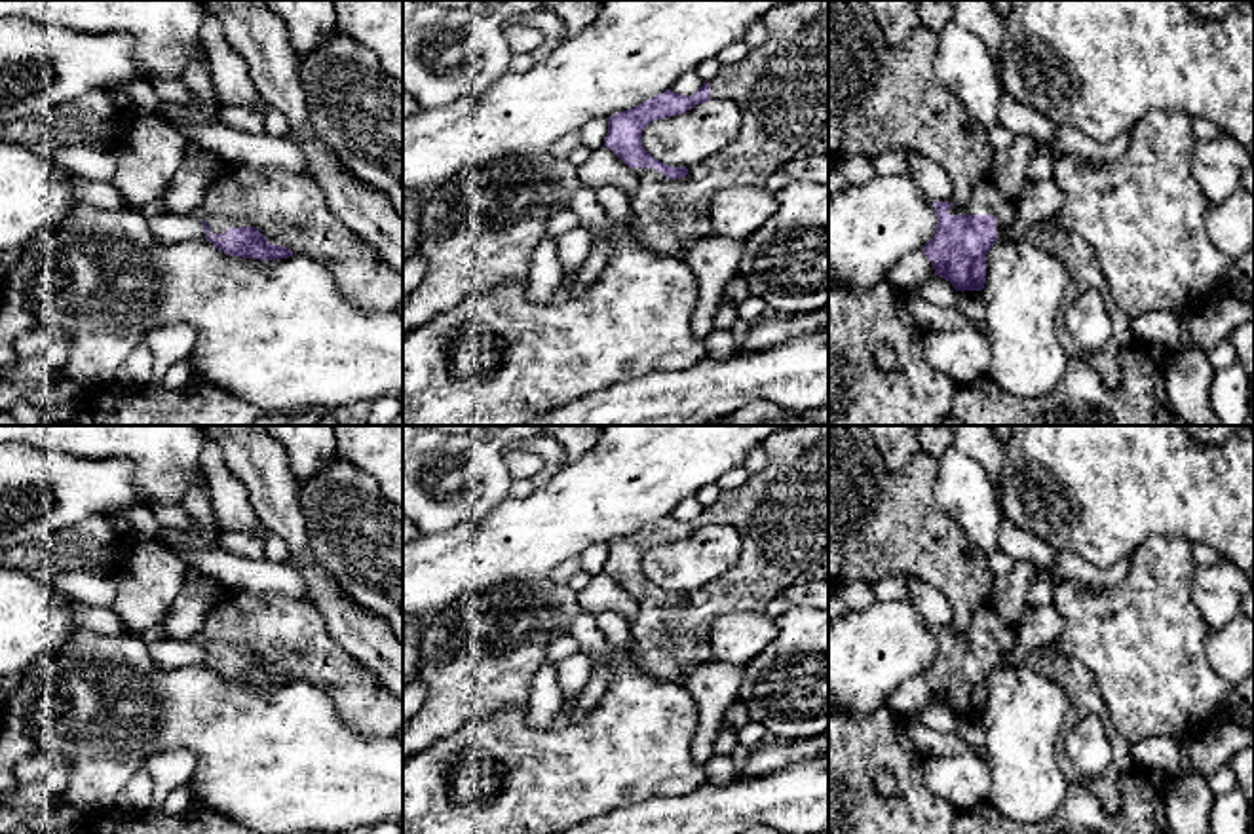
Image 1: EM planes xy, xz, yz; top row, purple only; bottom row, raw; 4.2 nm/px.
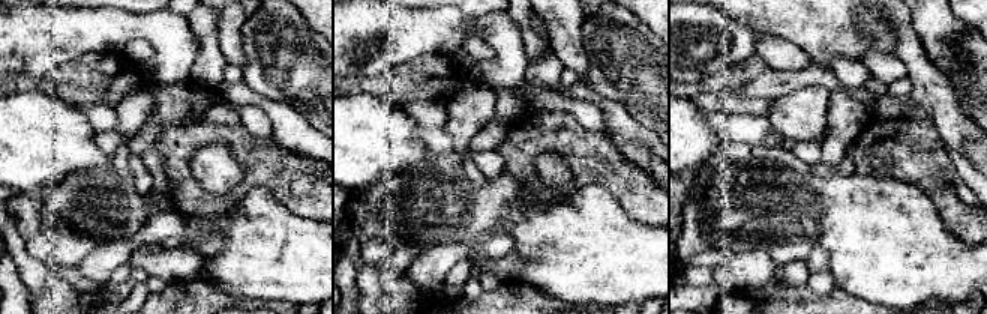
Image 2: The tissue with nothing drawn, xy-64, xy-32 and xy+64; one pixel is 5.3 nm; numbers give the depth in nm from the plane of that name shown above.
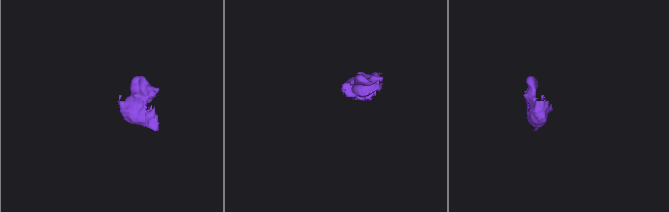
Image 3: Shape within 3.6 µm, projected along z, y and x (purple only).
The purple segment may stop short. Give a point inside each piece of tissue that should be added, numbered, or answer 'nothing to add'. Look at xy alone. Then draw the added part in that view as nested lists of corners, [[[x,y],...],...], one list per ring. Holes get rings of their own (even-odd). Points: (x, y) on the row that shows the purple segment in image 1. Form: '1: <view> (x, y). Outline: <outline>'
1: xy (291, 211). Outline: [[[228,167],[217,182],[213,182],[194,215],[209,224],[209,237],[217,232],[224,234],[228,228],[255,226],[268,243],[281,245],[293,255],[306,255],[327,266],[340,289],[340,294],[353,306],[365,312],[393,312],[403,300],[403,274],[391,268],[380,253],[372,253],[370,245],[359,243],[359,236],[346,226],[336,213],[327,205],[323,190],[314,179],[296,177],[277,167]]]

